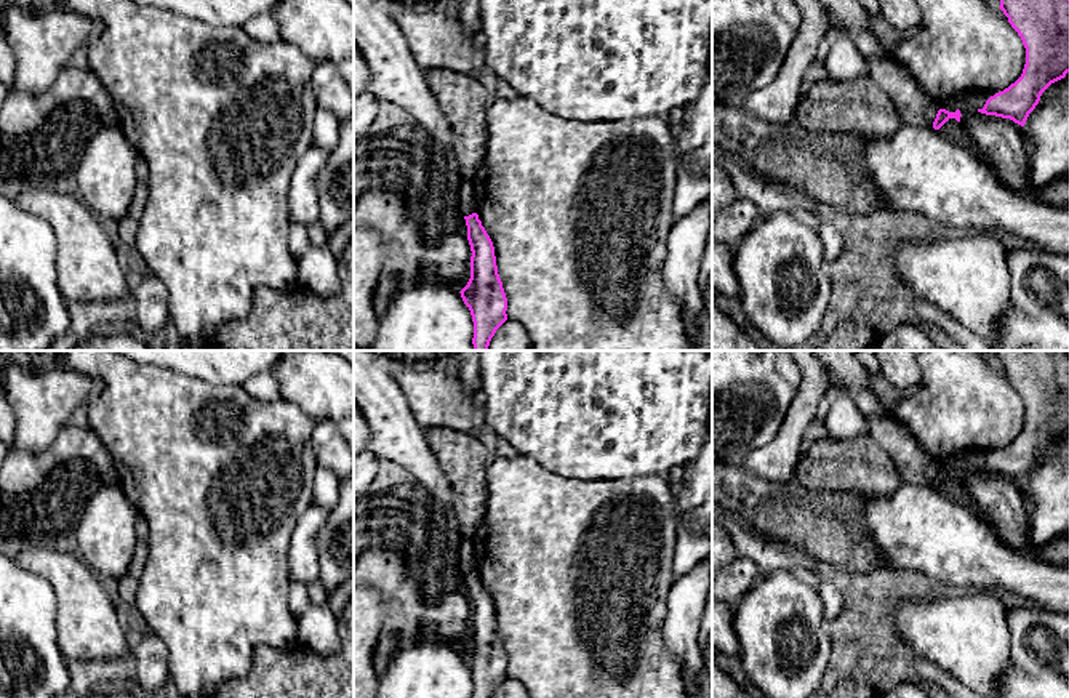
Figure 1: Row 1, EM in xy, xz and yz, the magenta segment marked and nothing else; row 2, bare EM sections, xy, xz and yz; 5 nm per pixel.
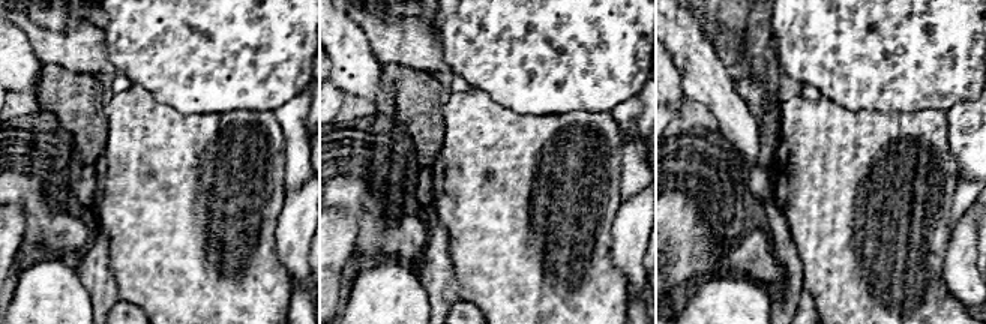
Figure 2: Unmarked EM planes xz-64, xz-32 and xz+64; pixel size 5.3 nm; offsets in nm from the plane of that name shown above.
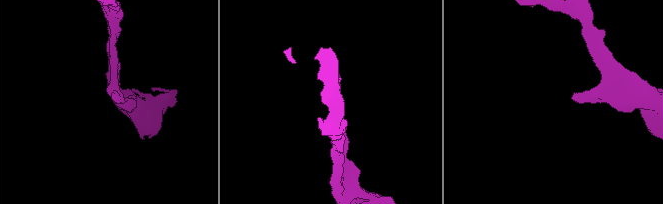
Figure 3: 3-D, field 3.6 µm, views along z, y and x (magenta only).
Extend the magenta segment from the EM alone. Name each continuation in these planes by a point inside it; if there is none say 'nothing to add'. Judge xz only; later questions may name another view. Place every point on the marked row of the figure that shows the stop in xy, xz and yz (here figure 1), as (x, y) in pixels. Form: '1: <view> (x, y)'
nothing to add

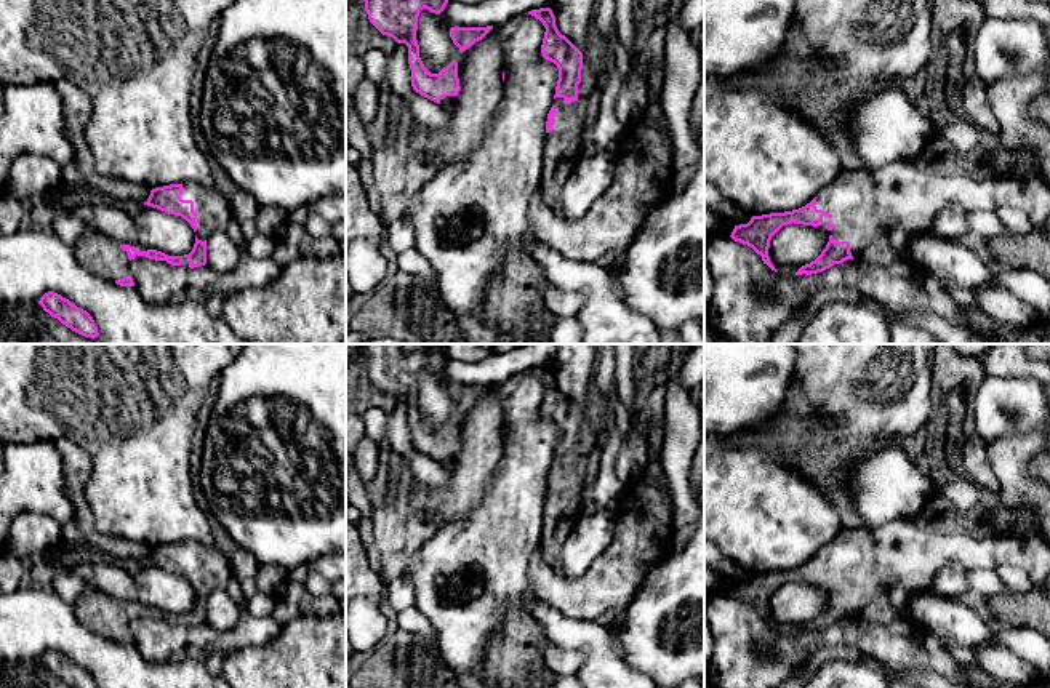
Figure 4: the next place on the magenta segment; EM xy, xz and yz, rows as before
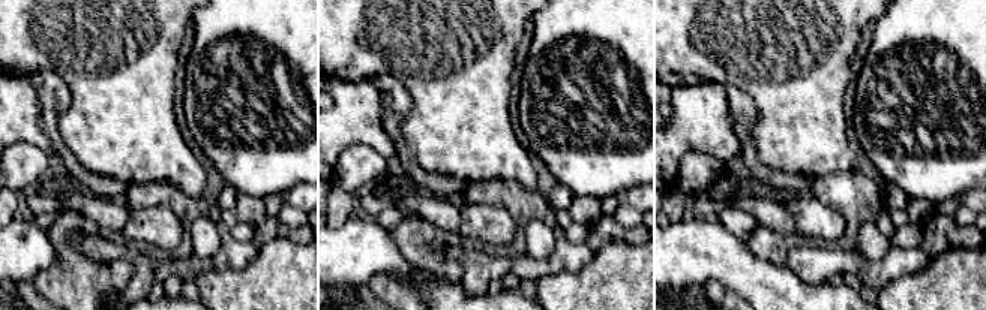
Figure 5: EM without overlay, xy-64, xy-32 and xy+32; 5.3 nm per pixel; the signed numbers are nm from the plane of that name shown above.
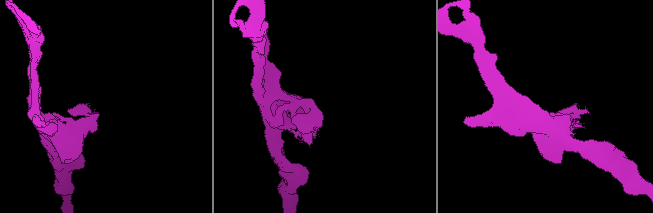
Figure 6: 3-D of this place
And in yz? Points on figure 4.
1: yz (879, 213)

